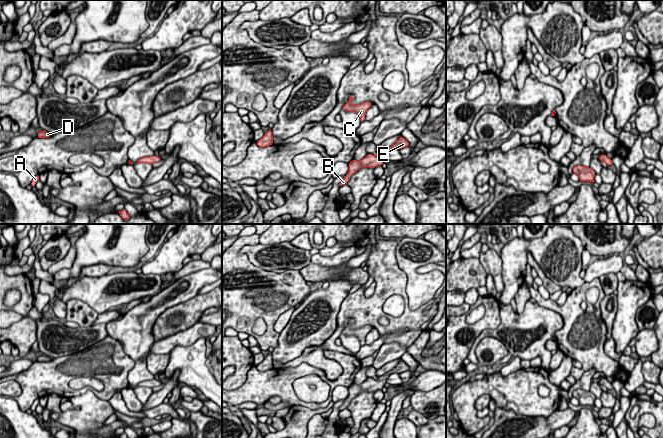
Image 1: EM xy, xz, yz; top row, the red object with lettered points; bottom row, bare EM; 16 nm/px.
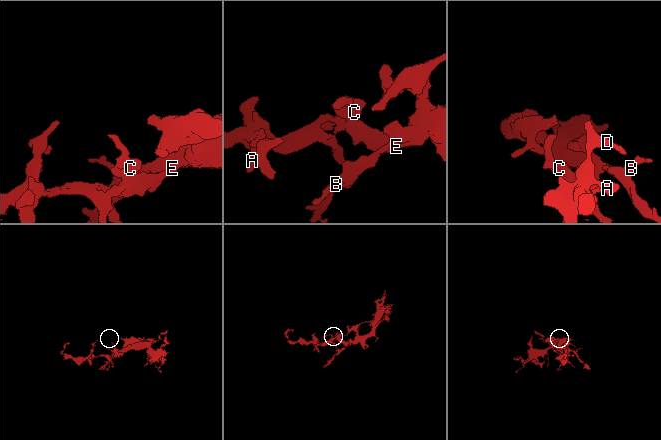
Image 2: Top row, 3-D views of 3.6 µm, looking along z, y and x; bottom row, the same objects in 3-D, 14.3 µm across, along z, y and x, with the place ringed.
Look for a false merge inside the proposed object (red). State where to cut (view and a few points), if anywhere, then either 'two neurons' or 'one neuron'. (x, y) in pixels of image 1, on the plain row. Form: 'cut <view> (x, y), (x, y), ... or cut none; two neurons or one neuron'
cut none; one neuron

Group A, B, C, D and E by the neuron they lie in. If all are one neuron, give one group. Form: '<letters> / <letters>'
A B C D E

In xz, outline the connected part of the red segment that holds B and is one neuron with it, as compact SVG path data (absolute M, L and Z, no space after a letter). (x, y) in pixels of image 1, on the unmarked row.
M399 361L399 363L389 372L385 373L381 377L378 377L377 380L373 378L368 378L361 385L352 384L348 387L349 395L347 399L343 402L343 404L339 407L339 410L346 409L350 403L350 401L356 397L361 391L371 391L375 392L377 390L382 390L384 384L386 383L387 378L393 373L402 373L408 371L410 368L404 361Z

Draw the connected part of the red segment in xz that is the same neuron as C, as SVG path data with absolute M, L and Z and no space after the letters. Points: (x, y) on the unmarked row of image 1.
M351 319L349 321L349 325L346 328L344 328L342 333L345 334L345 335L356 336L360 341L360 345L363 346L363 345L365 345L365 339L366 339L367 334L372 330L373 327L364 326L364 327L361 327L361 328L358 328L358 329L352 329L350 326L352 324L354 324L354 322L355 321L353 319Z

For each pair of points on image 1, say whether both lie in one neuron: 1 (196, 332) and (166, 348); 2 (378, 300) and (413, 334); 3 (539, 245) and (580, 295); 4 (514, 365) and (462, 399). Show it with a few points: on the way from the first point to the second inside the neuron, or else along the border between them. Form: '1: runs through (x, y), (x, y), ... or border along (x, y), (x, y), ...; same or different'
1: runs through (189, 336), (173, 341); same
2: runs through (382, 312), (394, 322), (406, 322); same
3: border along (584, 281), (572, 290); different
4: border along (521, 368), (505, 376), (498, 369); different

